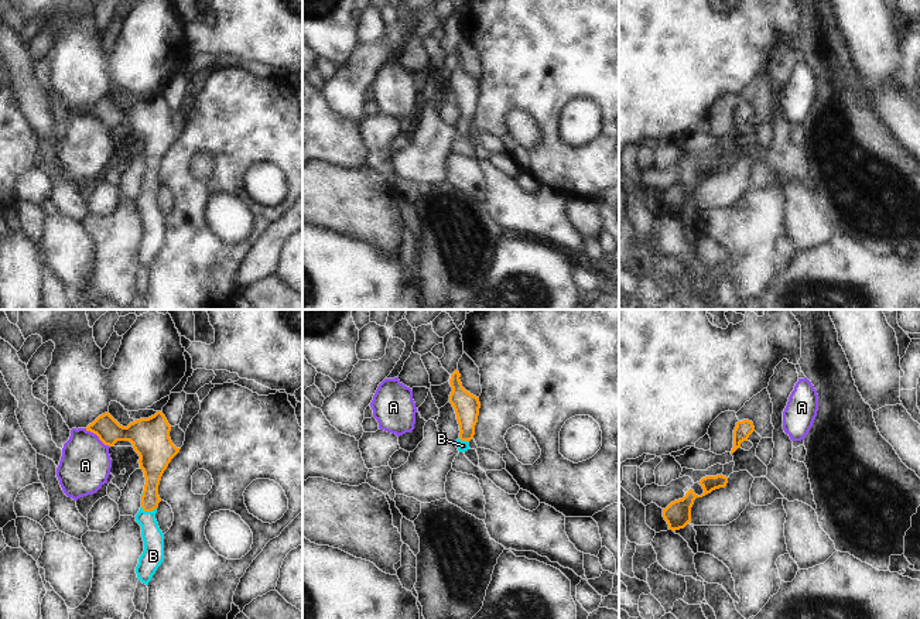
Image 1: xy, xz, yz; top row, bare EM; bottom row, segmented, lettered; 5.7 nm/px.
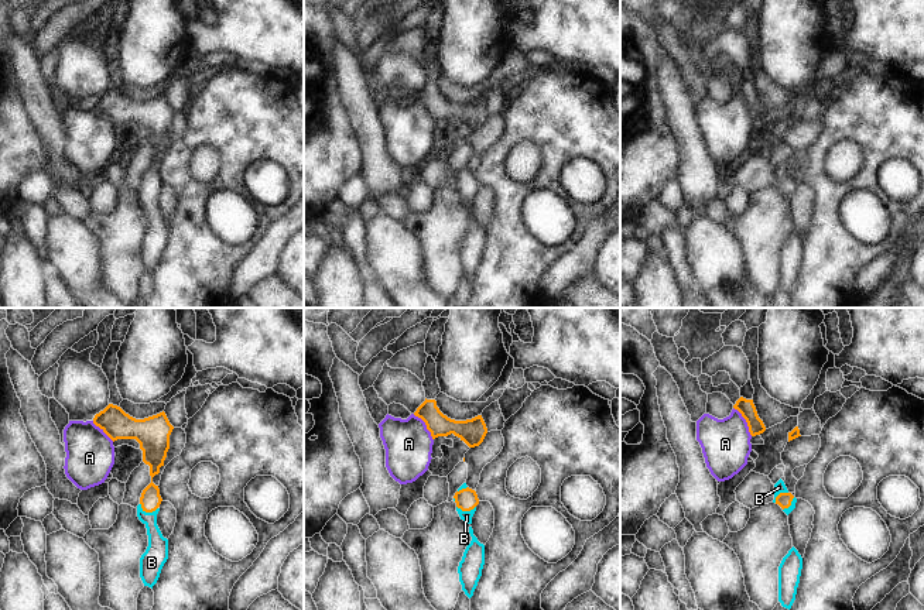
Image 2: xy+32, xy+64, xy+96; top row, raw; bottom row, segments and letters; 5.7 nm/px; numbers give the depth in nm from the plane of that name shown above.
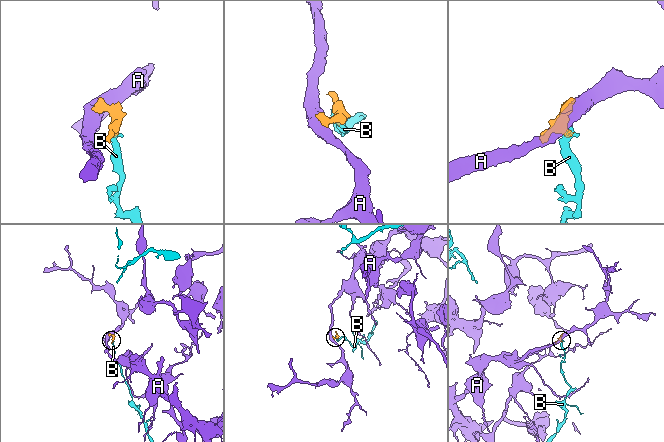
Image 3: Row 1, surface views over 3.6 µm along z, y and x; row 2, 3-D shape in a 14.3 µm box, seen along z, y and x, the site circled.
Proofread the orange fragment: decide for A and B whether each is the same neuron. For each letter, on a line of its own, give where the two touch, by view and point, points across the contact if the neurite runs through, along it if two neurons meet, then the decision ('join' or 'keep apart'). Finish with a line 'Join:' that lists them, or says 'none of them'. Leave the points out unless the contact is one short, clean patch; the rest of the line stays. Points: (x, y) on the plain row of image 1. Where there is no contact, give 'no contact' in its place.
A: meets orange in xy at (98, 119); border along xy (85, 112), (109, 130); keep apart
B: meets orange in xy at (149, 194); runs through xy (153, 150), (149, 194), (149, 211), (153, 221); join
Join: B

